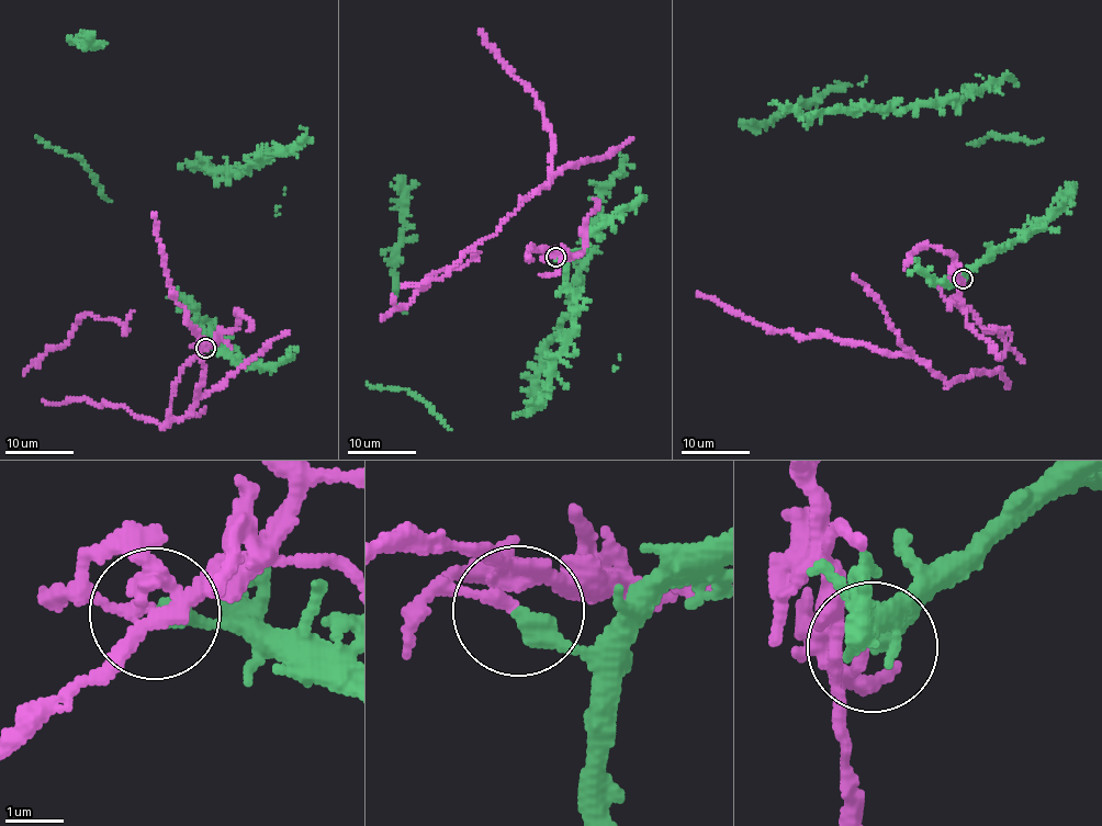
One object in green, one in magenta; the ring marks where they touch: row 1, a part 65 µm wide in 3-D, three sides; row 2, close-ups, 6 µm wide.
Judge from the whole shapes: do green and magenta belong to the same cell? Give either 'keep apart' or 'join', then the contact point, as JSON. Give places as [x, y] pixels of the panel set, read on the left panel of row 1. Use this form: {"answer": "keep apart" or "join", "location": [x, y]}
{"answer": "keep apart", "location": [205, 348]}

